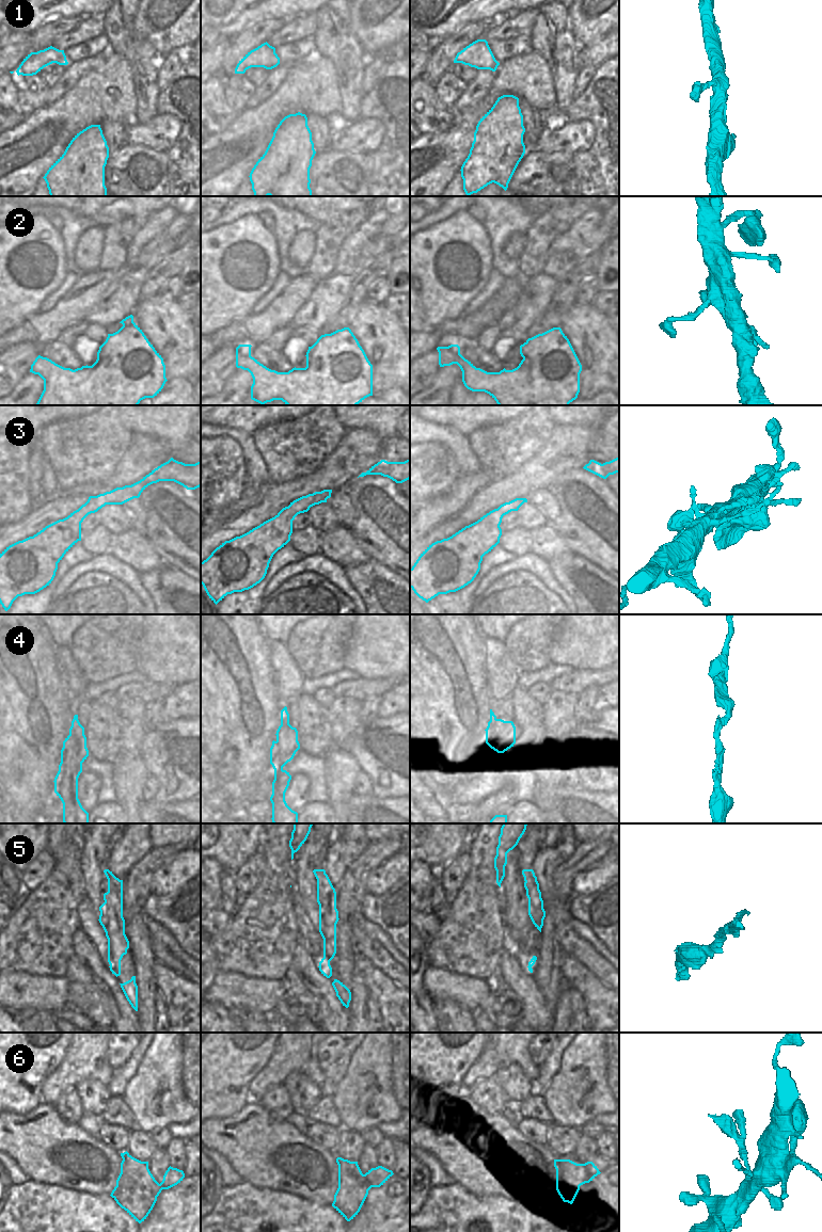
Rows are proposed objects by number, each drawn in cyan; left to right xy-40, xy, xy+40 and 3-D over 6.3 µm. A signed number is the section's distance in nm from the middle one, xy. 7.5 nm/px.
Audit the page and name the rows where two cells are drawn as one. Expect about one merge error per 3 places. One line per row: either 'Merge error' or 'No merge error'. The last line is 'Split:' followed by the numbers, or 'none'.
1: No merge error
2: No merge error
3: Merge error
4: No merge error
5: Merge error
6: No merge error
Split: 3, 5

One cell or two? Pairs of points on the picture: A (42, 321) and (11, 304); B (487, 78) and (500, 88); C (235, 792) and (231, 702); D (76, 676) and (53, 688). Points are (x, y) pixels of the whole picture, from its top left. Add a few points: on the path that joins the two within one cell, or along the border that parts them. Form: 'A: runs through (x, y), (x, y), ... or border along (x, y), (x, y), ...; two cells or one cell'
A: border along (38, 312), (29, 316), (11, 330); two cells
B: border along (495, 72), (493, 82), (477, 101); two cells
C: runs through (244, 769), (244, 731), (241, 724); one cell
D: border along (57, 658), (60, 678), (72, 697); two cells

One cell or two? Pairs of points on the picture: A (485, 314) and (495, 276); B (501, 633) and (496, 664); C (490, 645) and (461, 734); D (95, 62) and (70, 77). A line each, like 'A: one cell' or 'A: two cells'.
A: two cells
B: two cells
C: two cells
D: one cell

